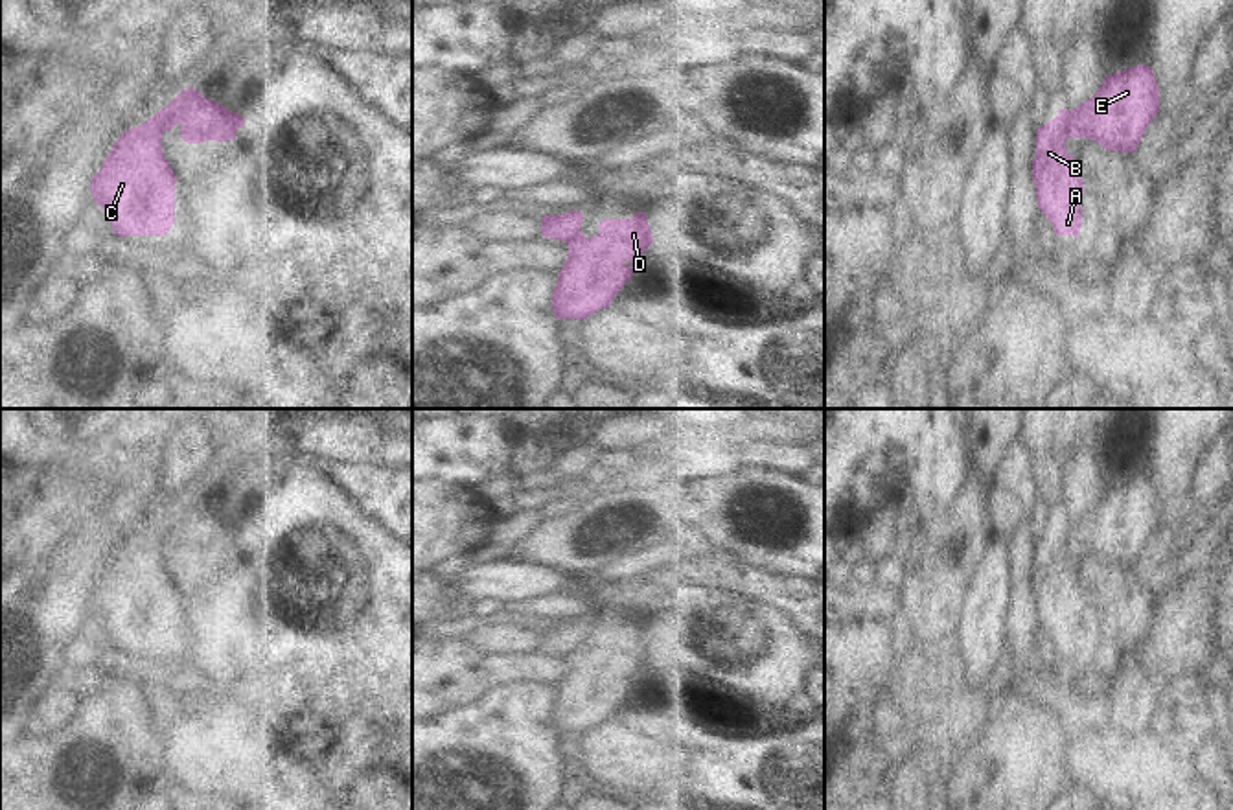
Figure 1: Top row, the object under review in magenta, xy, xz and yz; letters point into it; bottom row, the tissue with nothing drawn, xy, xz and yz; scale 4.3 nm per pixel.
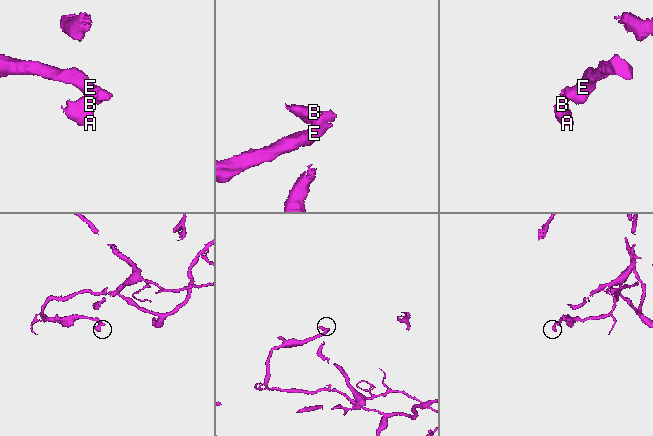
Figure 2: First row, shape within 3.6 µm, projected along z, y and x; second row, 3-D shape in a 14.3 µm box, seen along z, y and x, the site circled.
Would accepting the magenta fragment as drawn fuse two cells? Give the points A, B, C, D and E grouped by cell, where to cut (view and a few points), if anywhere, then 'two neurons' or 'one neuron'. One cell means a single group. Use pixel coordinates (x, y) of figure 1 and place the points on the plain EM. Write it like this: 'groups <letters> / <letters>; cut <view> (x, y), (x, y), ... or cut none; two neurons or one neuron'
groups A B C / D E; cut yz (1057, 529), (1068, 547); two neurons

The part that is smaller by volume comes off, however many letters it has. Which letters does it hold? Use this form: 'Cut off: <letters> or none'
Cut off: A, B, C

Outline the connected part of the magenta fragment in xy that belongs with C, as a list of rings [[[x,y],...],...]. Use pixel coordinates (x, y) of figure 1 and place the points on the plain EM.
[[[155,528],[121,545],[101,582],[92,589],[90,606],[116,648],[166,648],[175,635],[177,587],[162,565],[162,547]]]

